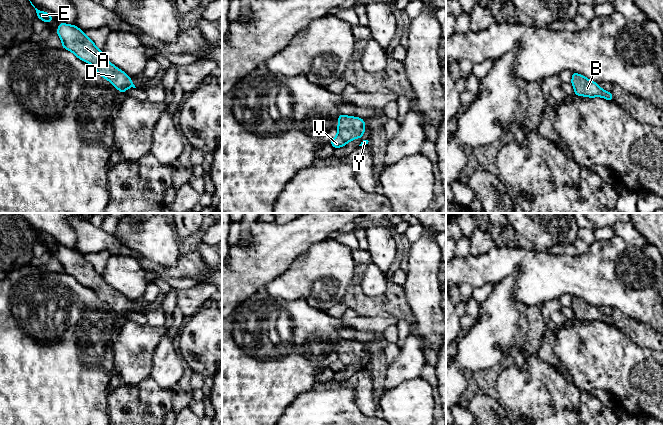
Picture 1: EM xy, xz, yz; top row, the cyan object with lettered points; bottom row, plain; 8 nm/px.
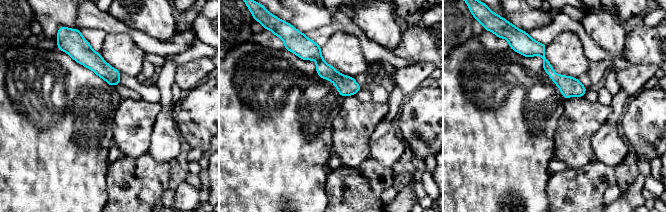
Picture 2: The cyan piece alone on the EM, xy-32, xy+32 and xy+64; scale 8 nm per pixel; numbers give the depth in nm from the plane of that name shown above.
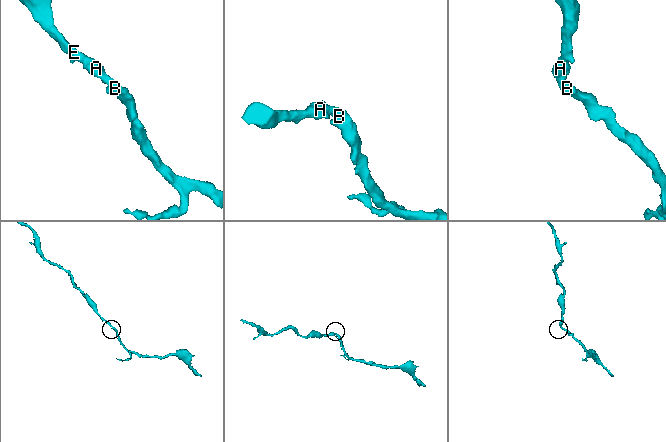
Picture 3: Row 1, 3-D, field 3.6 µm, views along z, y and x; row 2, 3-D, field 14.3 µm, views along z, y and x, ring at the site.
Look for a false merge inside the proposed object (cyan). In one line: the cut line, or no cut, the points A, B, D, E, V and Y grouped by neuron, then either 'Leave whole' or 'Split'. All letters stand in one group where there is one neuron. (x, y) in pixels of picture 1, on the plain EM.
No split. Groups: A B D E V Y. Leave whole

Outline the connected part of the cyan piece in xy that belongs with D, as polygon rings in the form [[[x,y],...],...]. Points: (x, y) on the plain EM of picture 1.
[[[59,247],[56,258],[62,265],[62,272],[71,275],[82,285],[91,288],[99,300],[107,303],[121,317],[124,318],[128,312],[136,312],[130,301],[109,286],[95,267],[76,249]]]

